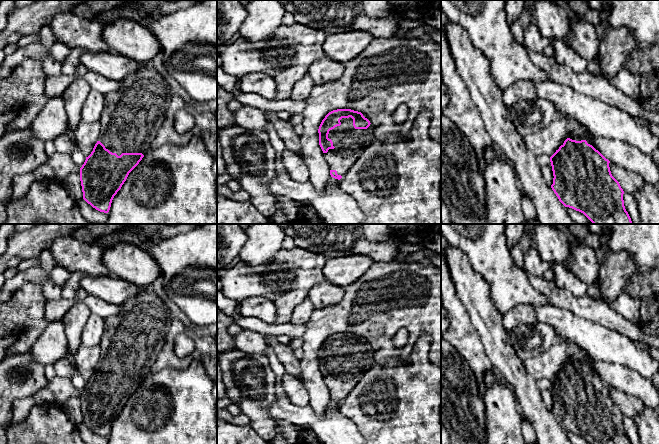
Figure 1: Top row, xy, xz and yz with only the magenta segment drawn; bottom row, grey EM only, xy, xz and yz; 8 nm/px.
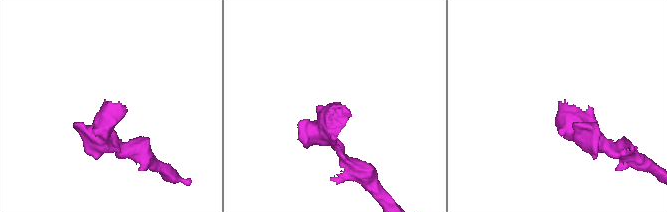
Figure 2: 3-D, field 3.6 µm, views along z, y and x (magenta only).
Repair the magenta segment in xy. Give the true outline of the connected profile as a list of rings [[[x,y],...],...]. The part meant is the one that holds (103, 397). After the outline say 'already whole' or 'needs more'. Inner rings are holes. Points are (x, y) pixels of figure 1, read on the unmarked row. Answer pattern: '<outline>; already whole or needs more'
[[[146,287],[135,298],[119,306],[115,316],[104,320],[104,333],[99,345],[100,359],[80,392],[83,423],[93,432],[109,436],[114,420],[150,373],[162,351],[172,319],[164,300]]]; needs more

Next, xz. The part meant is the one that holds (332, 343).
[[[351,333],[329,336],[319,353],[319,369],[329,389],[331,401],[340,404],[374,364],[375,353],[369,342]]]; needs more

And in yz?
[[[567,362],[550,381],[550,386],[554,400],[551,412],[565,431],[583,437],[589,444],[631,444],[624,430],[624,415],[611,398],[610,385],[591,369],[589,362]]]; needs more

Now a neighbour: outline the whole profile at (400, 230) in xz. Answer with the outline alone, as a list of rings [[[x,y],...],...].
[[[388,224],[396,237],[414,235],[423,238],[422,231],[426,224]]]

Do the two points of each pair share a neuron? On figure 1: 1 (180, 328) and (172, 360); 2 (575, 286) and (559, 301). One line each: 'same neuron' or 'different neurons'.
1: same neuron
2: different neurons

